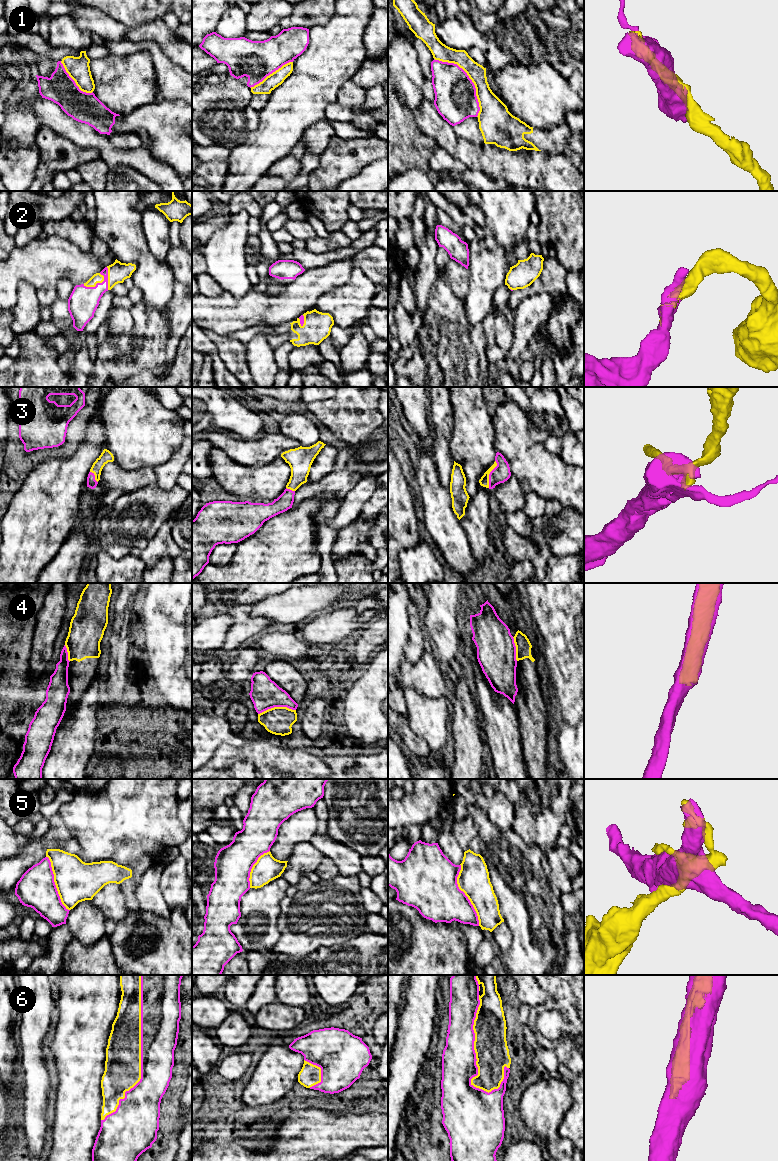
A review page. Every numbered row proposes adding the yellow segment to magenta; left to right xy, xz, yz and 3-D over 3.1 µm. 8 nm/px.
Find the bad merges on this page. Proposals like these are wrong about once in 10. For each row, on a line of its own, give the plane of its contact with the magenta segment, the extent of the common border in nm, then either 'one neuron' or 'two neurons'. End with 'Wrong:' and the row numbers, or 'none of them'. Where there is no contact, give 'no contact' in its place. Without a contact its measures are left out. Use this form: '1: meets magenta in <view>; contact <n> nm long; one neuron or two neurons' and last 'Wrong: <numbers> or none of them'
1: meets magenta in yz; contact 600 nm long; two neurons
2: meets magenta in xy; contact 190 nm long; one neuron
3: meets magenta in yz; contact 240 nm long; one neuron
4: meets magenta in xz; contact 300 nm long; two neurons
5: meets magenta in yz; contact 500 nm long; two neurons
6: meets magenta in xy; contact 1200 nm long; one neuron
Wrong: 1, 4, 5

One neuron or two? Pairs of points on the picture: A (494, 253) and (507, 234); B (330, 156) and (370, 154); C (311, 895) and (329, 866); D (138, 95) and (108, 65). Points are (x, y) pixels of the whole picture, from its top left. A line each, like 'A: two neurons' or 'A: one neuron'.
A: two neurons
B: one neuron
C: two neurons
D: one neuron

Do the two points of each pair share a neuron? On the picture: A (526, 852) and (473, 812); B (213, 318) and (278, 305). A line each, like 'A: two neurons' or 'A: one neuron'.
A: one neuron
B: one neuron

